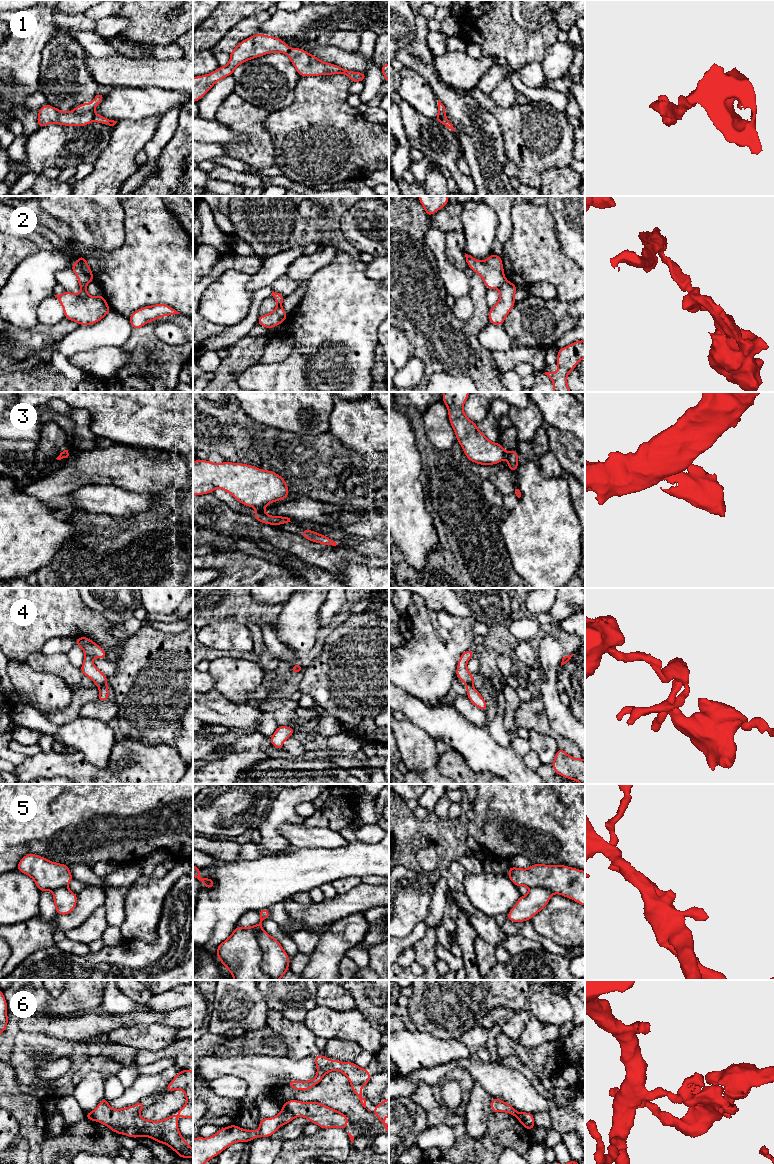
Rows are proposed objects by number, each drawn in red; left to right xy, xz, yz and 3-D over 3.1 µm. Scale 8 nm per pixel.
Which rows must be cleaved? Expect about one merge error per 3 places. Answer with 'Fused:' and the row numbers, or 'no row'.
Fused: 2, 3, 4, 5, 6

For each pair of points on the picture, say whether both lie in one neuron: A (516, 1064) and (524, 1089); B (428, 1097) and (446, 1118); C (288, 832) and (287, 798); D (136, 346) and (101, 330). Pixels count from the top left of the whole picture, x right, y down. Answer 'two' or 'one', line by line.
A: two
B: one
C: two
D: two

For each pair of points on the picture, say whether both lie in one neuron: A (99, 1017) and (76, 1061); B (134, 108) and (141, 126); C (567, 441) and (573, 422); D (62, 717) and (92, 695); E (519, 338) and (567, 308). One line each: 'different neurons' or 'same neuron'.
A: different neurons
B: different neurons
C: different neurons
D: same neuron
E: same neuron

